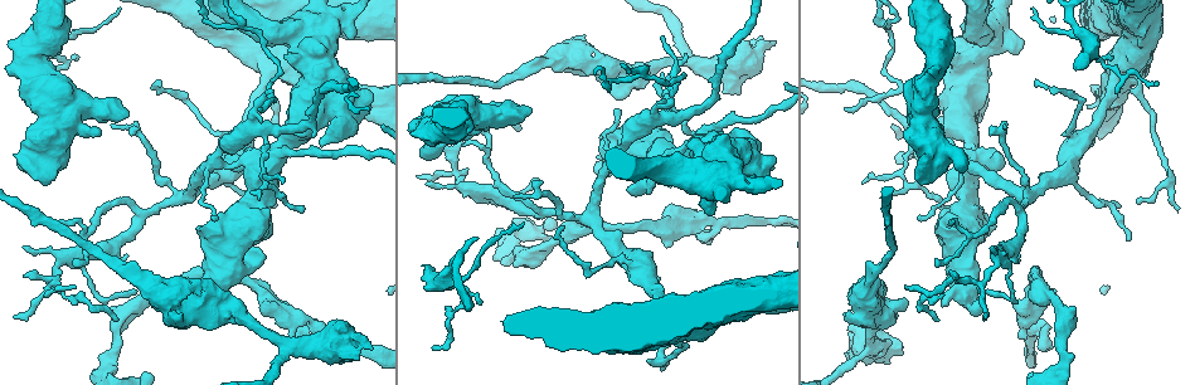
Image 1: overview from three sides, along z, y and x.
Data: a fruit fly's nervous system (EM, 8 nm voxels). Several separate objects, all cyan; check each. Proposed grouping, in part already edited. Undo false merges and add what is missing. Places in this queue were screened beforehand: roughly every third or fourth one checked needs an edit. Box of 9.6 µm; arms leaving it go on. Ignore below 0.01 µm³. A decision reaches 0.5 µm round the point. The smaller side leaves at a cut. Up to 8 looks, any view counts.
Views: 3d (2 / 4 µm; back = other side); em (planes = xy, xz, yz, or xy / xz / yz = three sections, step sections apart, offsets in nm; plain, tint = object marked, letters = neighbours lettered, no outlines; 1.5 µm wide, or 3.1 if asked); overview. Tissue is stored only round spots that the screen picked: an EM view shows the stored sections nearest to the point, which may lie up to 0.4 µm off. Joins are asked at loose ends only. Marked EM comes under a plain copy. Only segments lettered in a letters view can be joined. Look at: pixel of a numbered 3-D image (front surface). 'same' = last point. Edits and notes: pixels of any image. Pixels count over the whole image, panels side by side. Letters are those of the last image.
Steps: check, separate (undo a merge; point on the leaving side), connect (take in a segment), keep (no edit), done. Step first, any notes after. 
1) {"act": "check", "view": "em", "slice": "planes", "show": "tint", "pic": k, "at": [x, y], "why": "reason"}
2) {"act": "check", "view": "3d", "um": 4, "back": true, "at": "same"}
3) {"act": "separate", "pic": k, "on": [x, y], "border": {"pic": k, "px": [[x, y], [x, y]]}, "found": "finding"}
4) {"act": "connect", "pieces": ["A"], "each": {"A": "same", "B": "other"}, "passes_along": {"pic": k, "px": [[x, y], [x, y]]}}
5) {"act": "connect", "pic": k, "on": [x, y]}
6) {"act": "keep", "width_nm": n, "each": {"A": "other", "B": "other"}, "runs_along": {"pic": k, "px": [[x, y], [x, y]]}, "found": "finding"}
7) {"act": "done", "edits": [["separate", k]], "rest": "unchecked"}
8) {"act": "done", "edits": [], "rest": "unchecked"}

{"act": "check", "view": "3d", "um": 4, "pic": 1, "at": [1076, 66], "why": "an open end"}

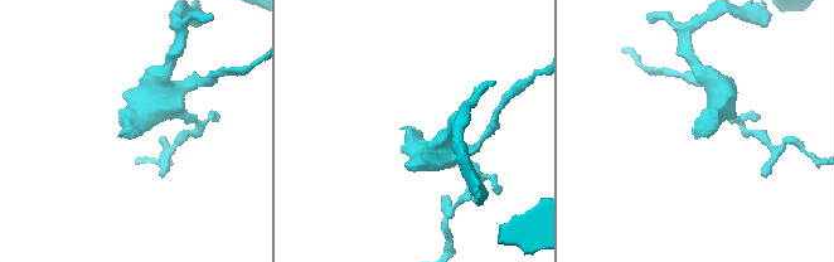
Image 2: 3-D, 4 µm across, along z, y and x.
{"act": "check", "view": "em", "slice": "xz", "step": 4, "show": "letters", "pic": 2, "at": [119, 134]}

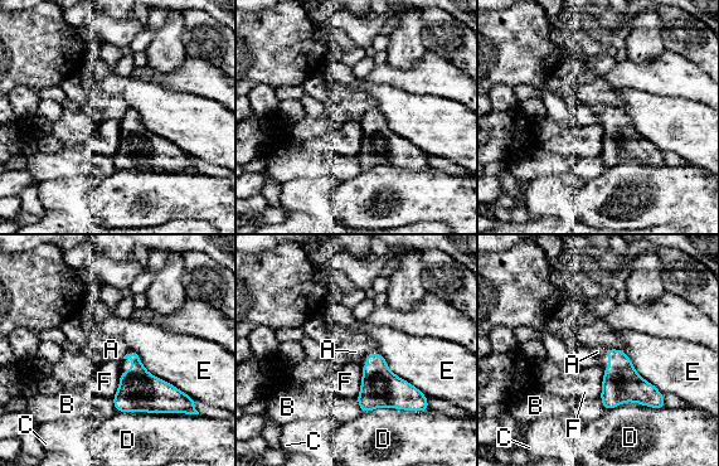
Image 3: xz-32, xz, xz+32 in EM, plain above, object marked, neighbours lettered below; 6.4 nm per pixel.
{"act": "check", "view": "em", "slice": "planes", "show": "letters", "at": "same", "why": "another direction"}

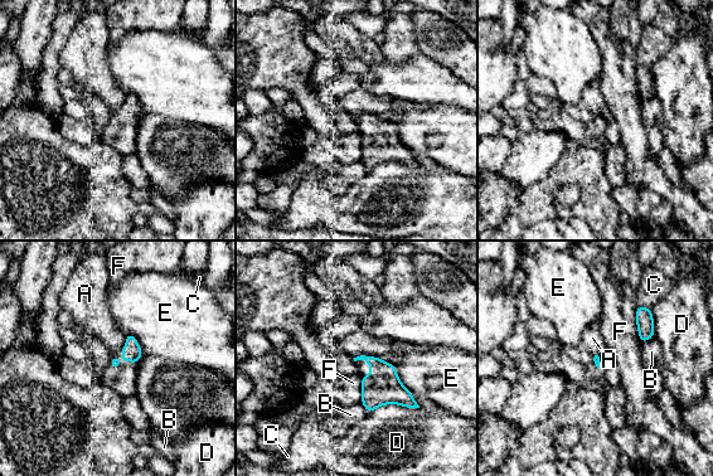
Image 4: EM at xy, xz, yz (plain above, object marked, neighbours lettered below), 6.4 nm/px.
{"act": "keep", "each": {"A": "other", "B": "other", "C": "other", "D": "other", "E": "other", "F": "other"}, "found": "no lettered segment goes on from it"}

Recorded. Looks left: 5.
{"act": "check", "view": "3d", "um": 2, "back": true, "pic": 1, "at": [1155, 82], "why": "thin end"}

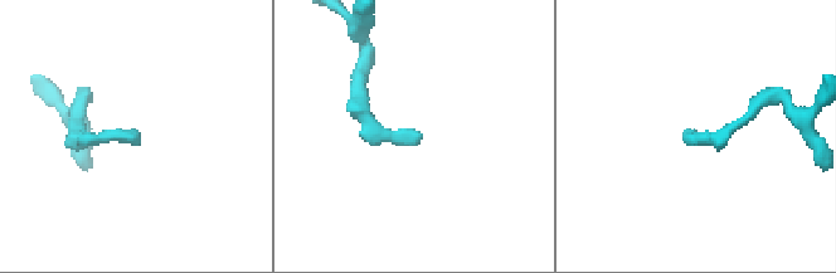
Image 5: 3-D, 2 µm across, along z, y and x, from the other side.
{"act": "check", "view": "em", "slice": "yz", "step": 8, "show": "letters", "pic": 5, "at": [139, 135], "why": "need the tissue"}

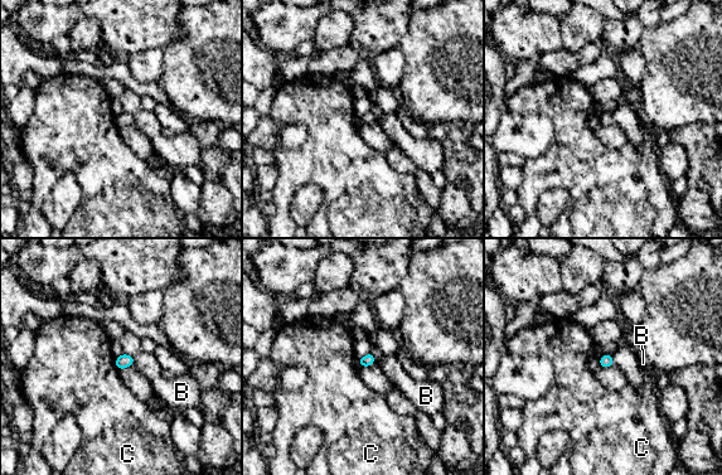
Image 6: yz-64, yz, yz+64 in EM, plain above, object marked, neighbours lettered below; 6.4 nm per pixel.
{"act": "keep", "each": {"B": "other", "C": "other"}, "border": {"pic": 6, "px": [[114, 359], [114, 364], [119, 369]]}, "found": "none of them fits"}

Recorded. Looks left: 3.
{"act": "check", "view": "3d", "um": 2, "pic": 1, "at": [656, 230], "why": "three arms meet"}

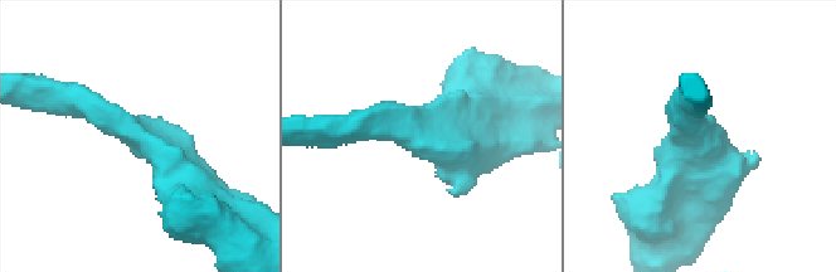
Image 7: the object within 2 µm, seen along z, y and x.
{"act": "check", "view": "em", "slice": "planes", "show": "tint", "pic": 7, "at": [136, 134], "arms": 3, "arm_widths_nm": [190, 280, 320], "why": "need the tissue"}

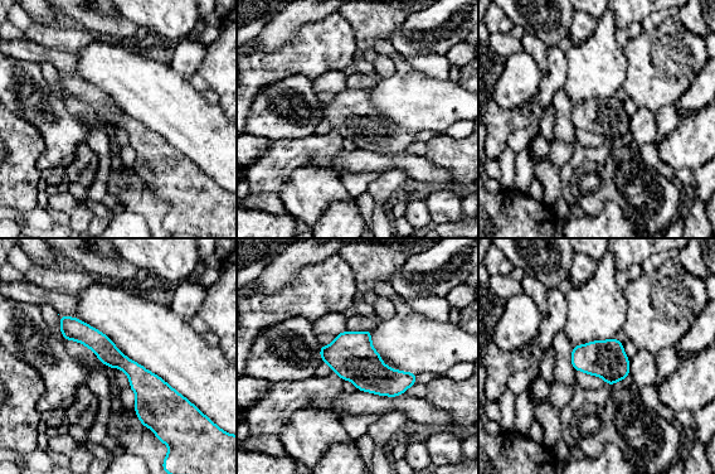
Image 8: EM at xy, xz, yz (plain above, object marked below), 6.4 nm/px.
{"act": "check", "view": "em", "slice": "planes", "show": "letters", "at": "same", "why": "what lies round it"}

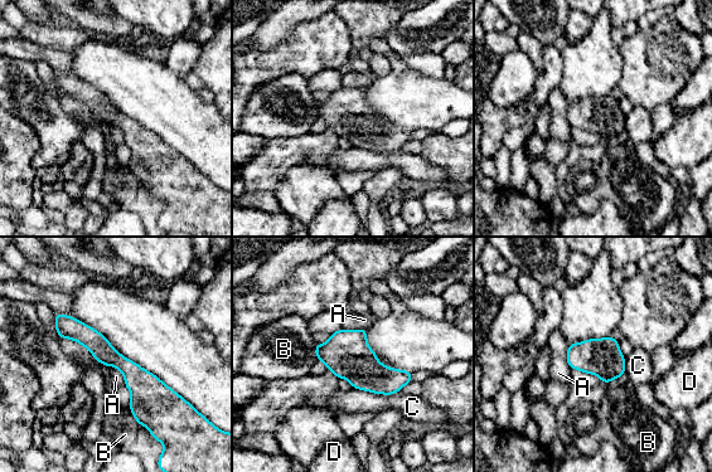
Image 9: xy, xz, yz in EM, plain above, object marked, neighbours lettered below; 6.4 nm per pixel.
{"act": "keep", "each": {"A": "other", "B": "other", "C": "other", "D": "other"}, "runs_along": {"pic": 9, "px": [[58, 317], [145, 388], [145, 419]]}, "found": "all the same cell"}

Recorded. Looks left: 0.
{"act": "done", "edits": [], "rest": "unchecked"}

